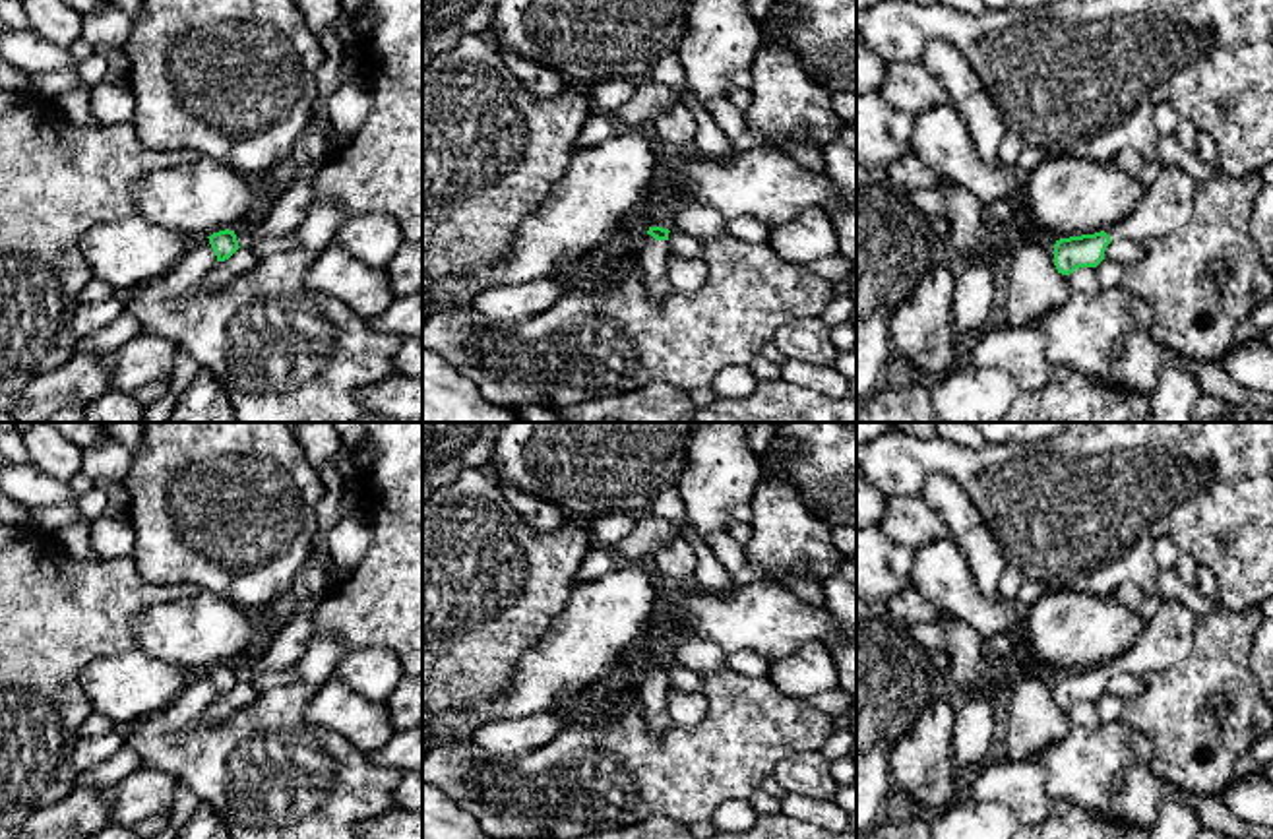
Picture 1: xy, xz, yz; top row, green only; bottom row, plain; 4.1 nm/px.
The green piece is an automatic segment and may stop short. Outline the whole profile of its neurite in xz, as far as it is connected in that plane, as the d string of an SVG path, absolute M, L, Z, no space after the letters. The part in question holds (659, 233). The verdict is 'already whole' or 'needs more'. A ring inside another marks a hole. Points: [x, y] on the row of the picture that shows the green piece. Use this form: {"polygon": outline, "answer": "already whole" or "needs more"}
{"polygon": "M649 227L645 240L636 254L636 260L643 267L647 296L653 302L661 302L672 293L665 267L670 252L668 233L670 231L663 227Z", "answer": "needs more"}

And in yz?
{"polygon": "M1163 167L1135 209L1122 221L1095 234L1060 238L1054 244L1058 273L1097 267L1112 240L1147 240L1184 227L1194 213L1195 180L1178 167Z", "answer": "needs more"}

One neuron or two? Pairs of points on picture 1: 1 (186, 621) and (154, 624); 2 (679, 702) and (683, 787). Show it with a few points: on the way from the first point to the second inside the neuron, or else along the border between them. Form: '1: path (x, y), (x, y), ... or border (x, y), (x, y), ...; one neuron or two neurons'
1: path (179, 624), (161, 624); one neuron
2: border (708, 696), (708, 712), (696, 723), (673, 725); two neurons

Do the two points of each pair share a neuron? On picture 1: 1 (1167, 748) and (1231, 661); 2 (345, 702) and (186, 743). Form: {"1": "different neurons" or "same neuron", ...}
{"1": "same neuron", "2": "different neurons"}

